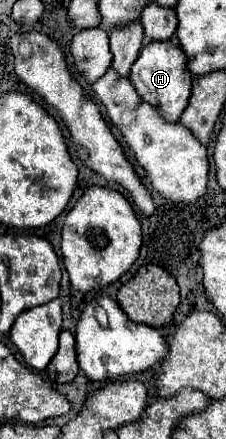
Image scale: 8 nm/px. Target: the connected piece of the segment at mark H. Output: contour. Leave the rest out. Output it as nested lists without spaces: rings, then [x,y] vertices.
[[[150,41],[142,47],[136,63],[132,65],[130,71],[130,81],[136,87],[136,91],[140,91],[140,97],[148,103],[152,103],[154,107],[160,109],[160,113],[166,117],[166,121],[176,123],[182,115],[182,111],[188,105],[190,93],[192,93],[192,73],[188,71],[186,65],[186,55],[182,51],[182,47],[174,41]]]

